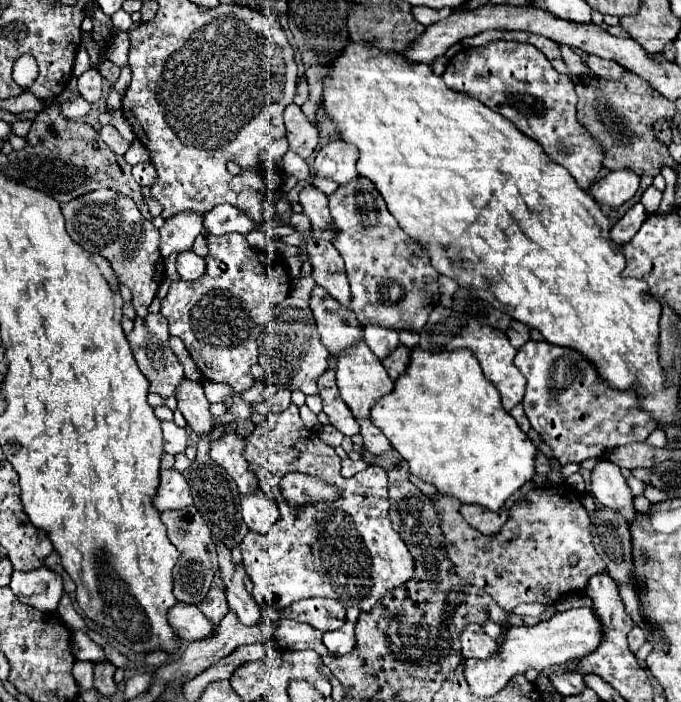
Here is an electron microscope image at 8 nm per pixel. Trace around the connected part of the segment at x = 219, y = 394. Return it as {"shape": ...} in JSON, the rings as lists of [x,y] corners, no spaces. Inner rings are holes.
{"shape":[[[204,380],[204,394],[206,394],[206,400],[208,402],[222,402],[224,400],[224,396],[228,396],[228,394],[232,394],[232,390],[230,390],[230,386],[222,386],[222,384],[218,384],[218,382],[210,382],[210,380]]]}

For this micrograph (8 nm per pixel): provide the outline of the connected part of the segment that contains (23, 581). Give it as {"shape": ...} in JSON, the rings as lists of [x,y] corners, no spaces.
{"shape":[[[44,566],[30,572],[14,570],[10,580],[10,590],[18,596],[20,602],[42,612],[54,612],[64,594],[60,574]]]}

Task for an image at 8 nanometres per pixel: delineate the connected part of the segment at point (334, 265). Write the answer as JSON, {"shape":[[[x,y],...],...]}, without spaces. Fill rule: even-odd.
{"shape":[[[306,236],[306,254],[312,264],[312,278],[318,286],[326,288],[334,300],[350,306],[350,286],[346,278],[346,270],[342,266],[342,256],[334,250],[332,242]]]}

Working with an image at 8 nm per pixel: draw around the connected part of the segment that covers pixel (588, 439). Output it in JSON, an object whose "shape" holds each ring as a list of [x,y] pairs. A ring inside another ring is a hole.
{"shape":[[[528,340],[518,350],[514,364],[528,382],[522,400],[524,412],[560,464],[584,462],[588,458],[604,456],[604,452],[614,446],[644,442],[656,428],[652,418],[644,410],[638,410],[638,396],[634,390],[610,390],[610,386],[598,380],[594,366],[590,366],[586,358],[580,358],[576,350]],[[554,372],[560,372],[560,394],[550,388]]]}

